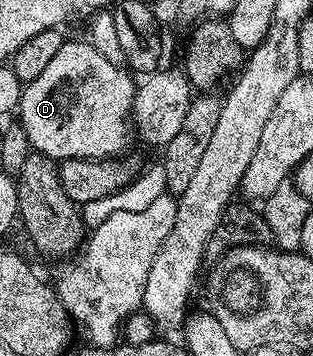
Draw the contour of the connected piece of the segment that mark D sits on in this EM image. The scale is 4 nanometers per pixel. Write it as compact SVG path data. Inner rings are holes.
M66 41L43 74L24 84L19 121L27 133L30 148L52 159L115 159L128 152L125 150L129 147L129 135L131 139L134 90L134 76L124 66L107 61L89 41Z

